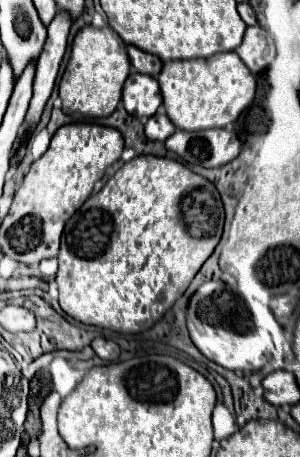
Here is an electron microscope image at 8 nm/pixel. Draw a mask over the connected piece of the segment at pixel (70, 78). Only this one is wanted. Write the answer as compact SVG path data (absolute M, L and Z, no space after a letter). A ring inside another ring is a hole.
M92 25L82 27L72 43L68 71L60 79L62 111L66 115L84 115L90 119L110 117L122 97L122 85L130 73L130 61L126 55L126 43L110 27L96 29Z

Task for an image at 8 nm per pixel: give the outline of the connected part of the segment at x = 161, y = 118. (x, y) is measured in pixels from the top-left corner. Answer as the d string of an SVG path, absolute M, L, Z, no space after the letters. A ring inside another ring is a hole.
M160 107L156 111L156 115L152 115L146 123L146 137L152 141L164 141L168 139L168 135L172 135L176 131L176 127L170 123L168 115L164 113L164 109Z

